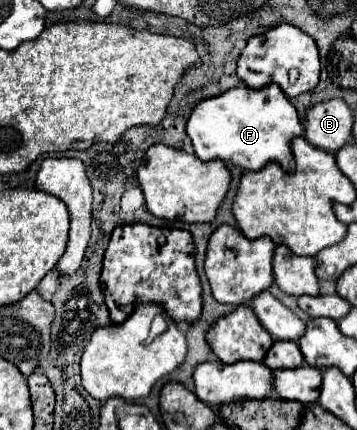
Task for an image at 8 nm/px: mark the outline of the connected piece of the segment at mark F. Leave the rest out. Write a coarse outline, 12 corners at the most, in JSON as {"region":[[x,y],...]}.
{"region":[[275,83],[197,101],[187,135],[203,161],[295,169],[303,135]]}

